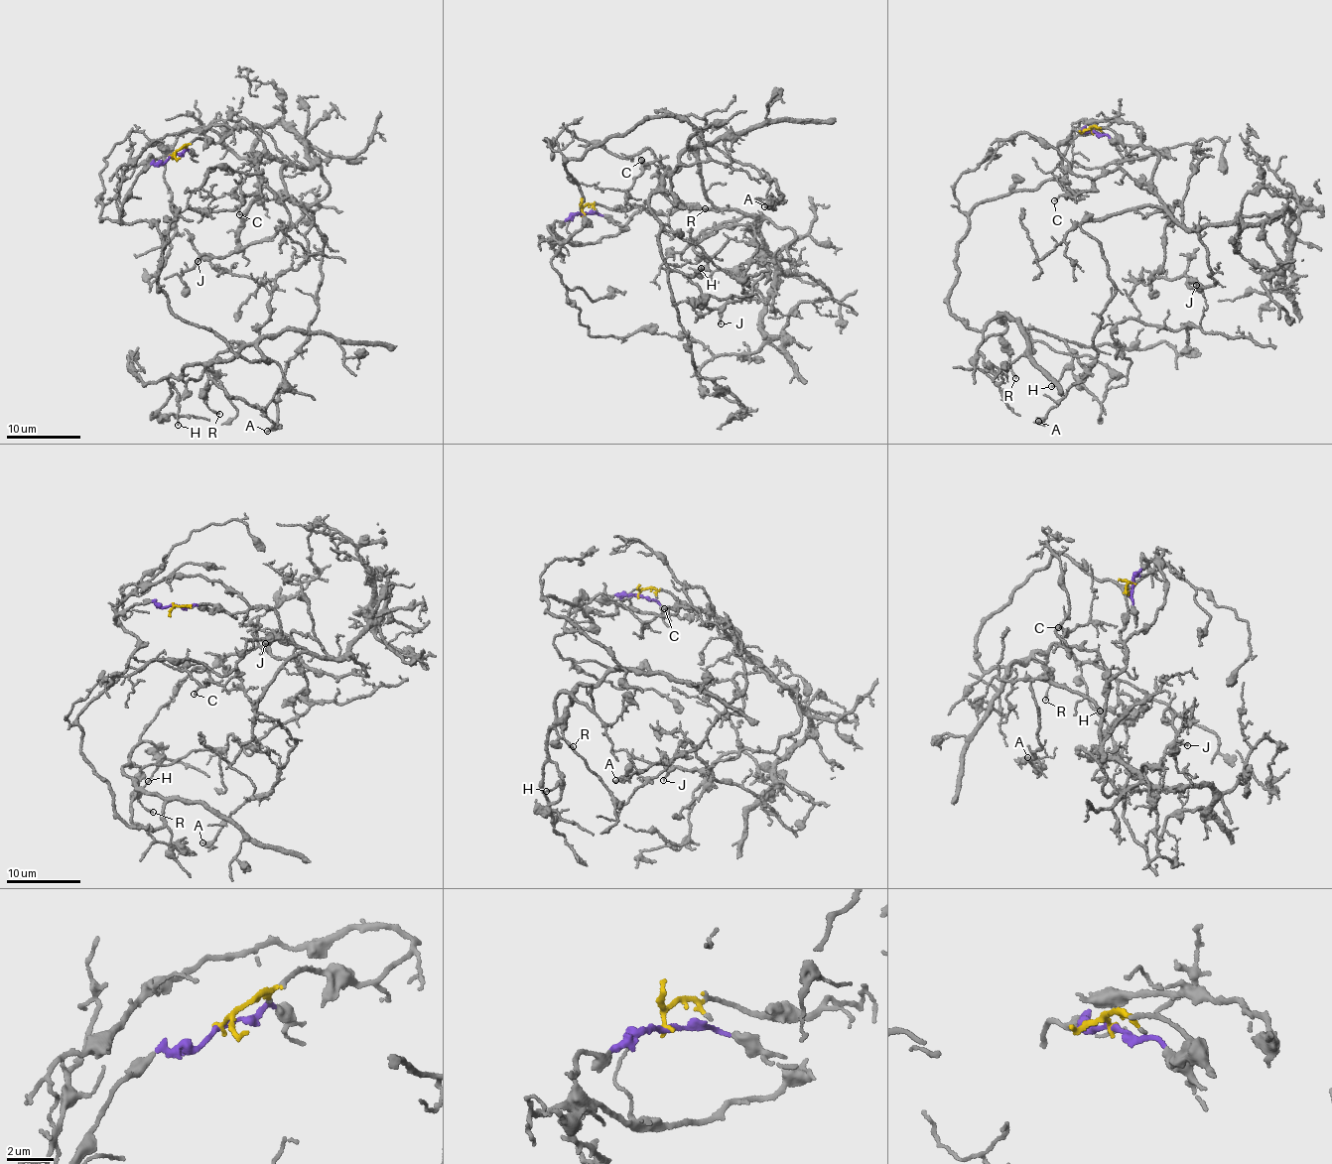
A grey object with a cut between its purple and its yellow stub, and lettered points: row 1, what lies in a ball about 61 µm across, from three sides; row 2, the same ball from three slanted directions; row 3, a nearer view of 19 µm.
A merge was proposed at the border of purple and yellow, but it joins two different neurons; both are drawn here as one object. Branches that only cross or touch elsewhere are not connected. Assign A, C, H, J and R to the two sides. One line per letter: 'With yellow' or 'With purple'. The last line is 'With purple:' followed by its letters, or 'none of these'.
A: With yellow
C: With yellow
H: With purple
J: With yellow
R: With purple
With purple: H, R

